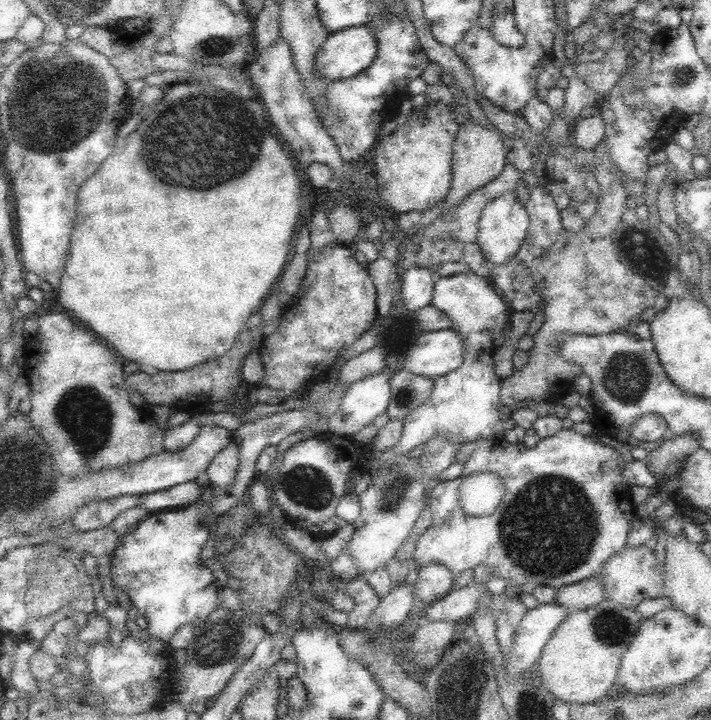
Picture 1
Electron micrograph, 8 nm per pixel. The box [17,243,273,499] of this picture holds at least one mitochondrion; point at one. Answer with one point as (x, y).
(84, 417)

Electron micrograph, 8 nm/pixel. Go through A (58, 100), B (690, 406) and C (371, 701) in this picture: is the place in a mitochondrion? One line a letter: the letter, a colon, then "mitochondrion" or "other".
A: mitochondrion
B: other
C: other

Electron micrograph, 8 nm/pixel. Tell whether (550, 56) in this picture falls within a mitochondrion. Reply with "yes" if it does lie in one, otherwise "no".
no

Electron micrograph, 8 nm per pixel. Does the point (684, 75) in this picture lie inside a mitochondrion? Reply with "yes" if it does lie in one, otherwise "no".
yes

